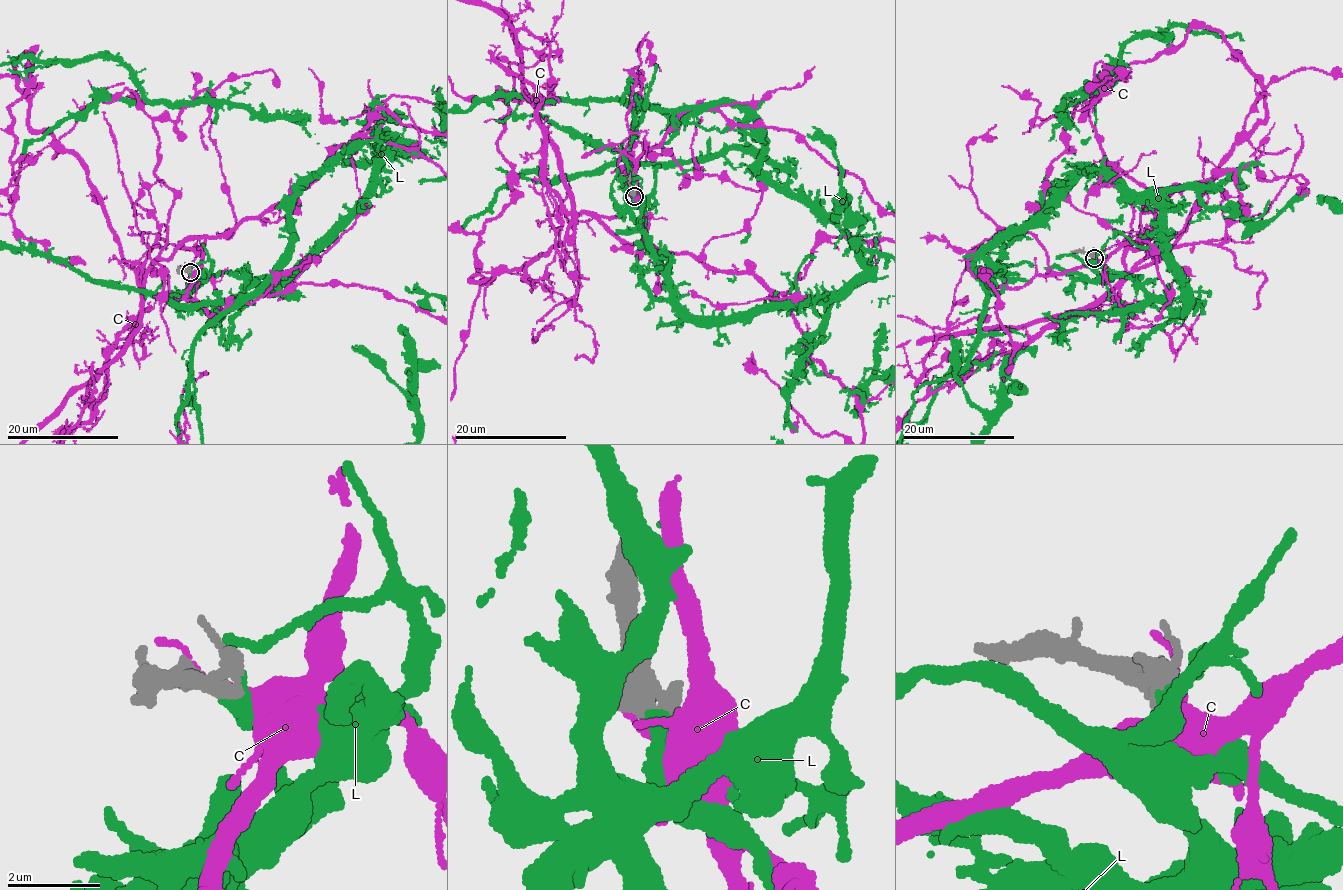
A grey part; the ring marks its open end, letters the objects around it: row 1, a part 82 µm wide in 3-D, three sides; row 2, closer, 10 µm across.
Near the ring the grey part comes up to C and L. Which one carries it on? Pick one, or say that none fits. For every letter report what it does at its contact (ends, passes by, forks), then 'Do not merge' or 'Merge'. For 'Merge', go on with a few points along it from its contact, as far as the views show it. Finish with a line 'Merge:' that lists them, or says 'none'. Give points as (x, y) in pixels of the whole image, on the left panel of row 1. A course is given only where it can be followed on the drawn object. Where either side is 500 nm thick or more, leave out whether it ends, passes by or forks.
C: It passes by. Do not merge
L: It passes by. Merge
Merge: L

